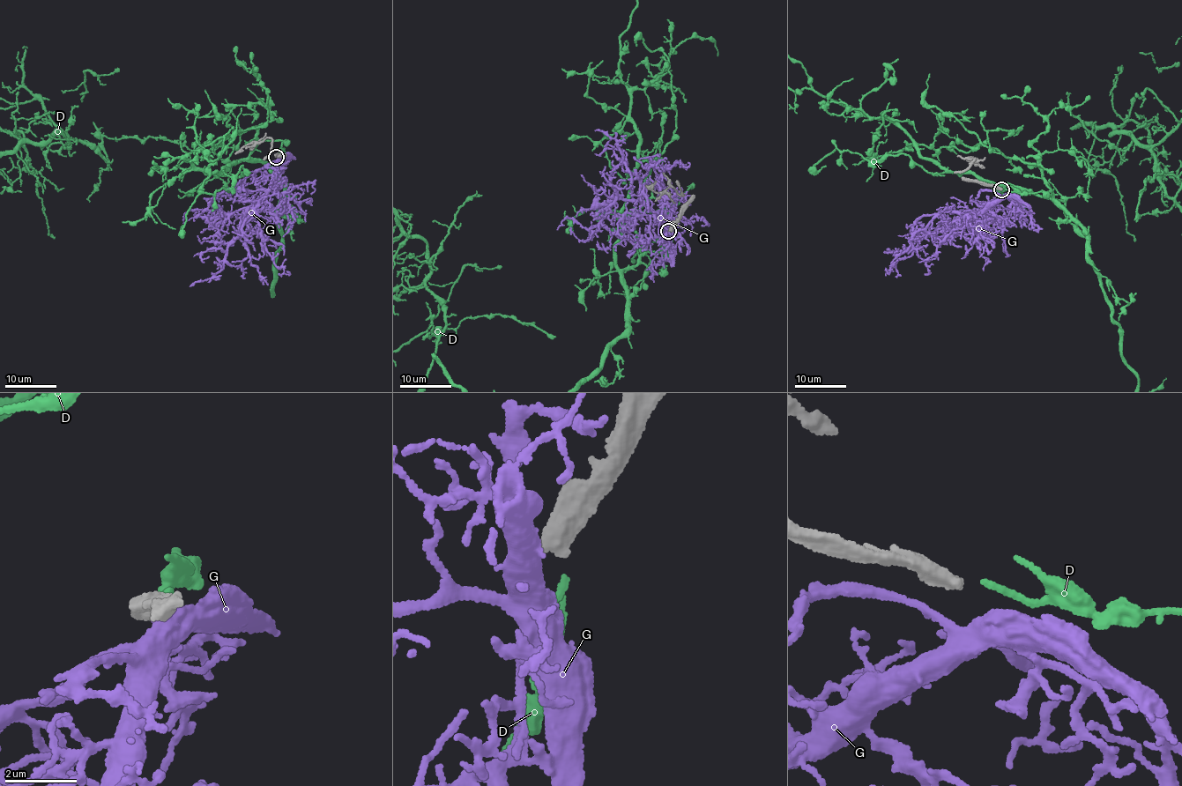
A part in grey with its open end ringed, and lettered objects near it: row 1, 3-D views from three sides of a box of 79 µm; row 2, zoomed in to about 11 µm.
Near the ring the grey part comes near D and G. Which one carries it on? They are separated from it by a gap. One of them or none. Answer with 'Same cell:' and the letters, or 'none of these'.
Same cell: none of these

